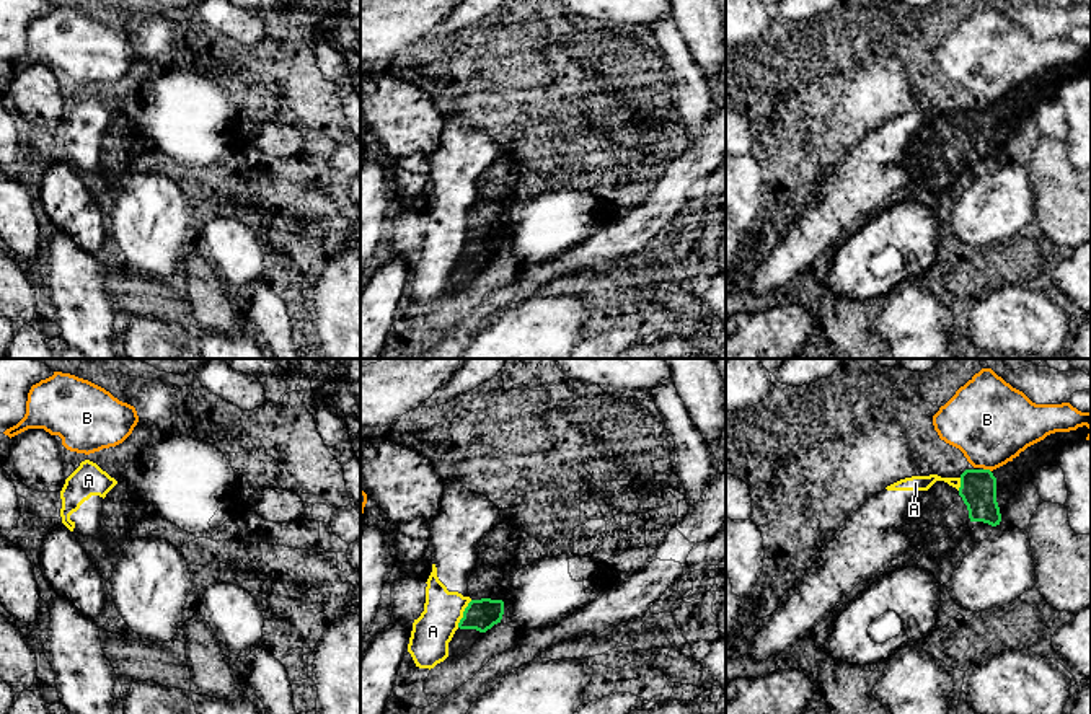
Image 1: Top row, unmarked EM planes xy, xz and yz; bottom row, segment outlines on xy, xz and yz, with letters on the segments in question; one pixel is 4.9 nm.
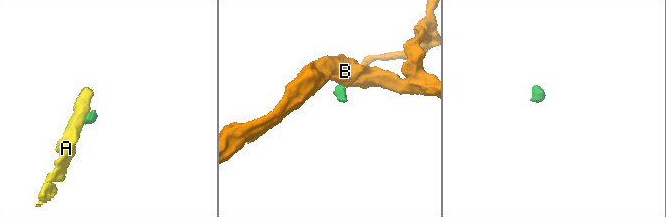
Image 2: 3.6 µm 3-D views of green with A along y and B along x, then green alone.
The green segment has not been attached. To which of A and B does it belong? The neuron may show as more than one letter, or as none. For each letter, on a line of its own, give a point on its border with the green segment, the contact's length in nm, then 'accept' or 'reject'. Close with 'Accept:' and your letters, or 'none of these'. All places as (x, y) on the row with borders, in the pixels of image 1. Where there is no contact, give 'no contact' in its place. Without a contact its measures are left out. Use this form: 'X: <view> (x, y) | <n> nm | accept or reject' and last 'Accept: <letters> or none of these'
A: xz (463, 613) | 150 nm | reject
B: yz (987, 470) | 40 nm | reject
Accept: none of these

